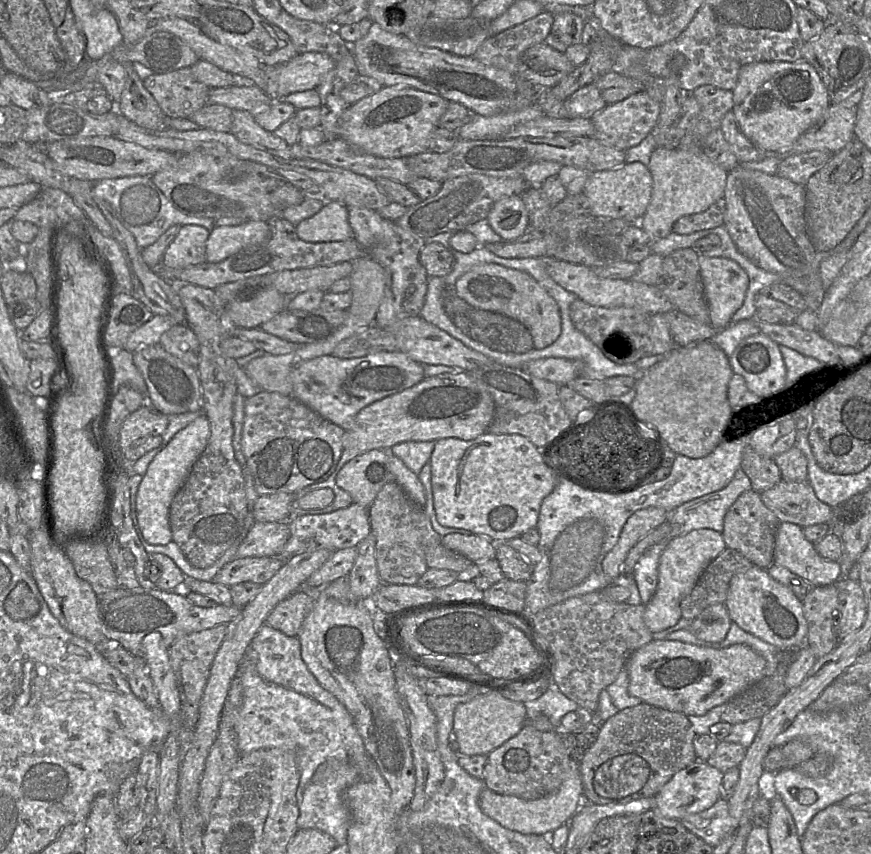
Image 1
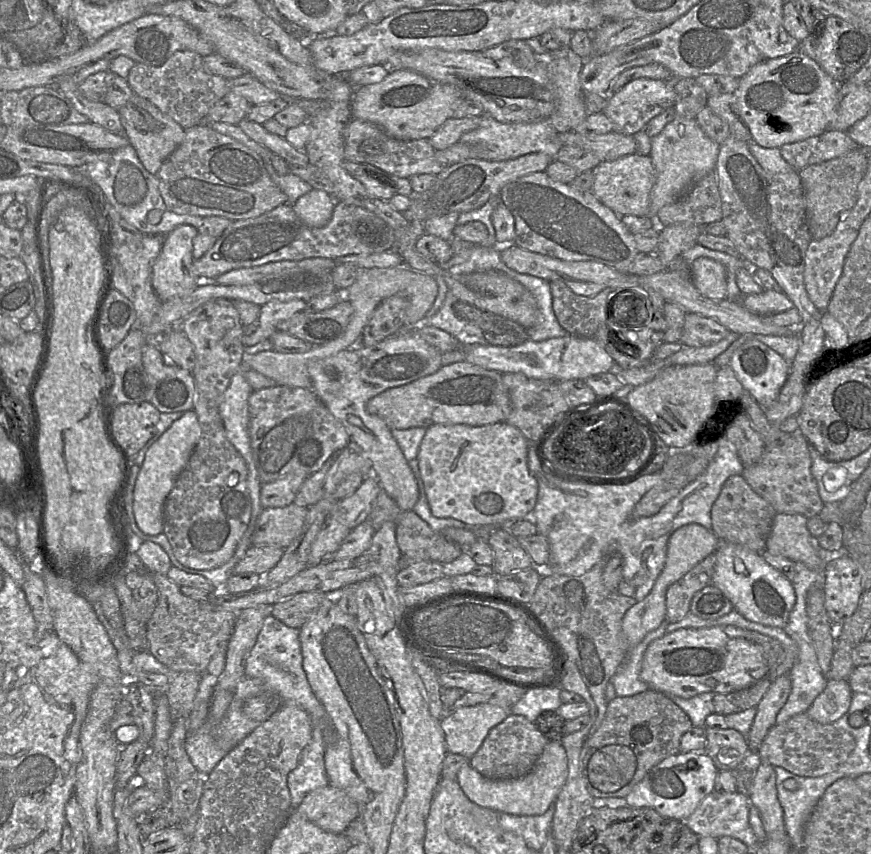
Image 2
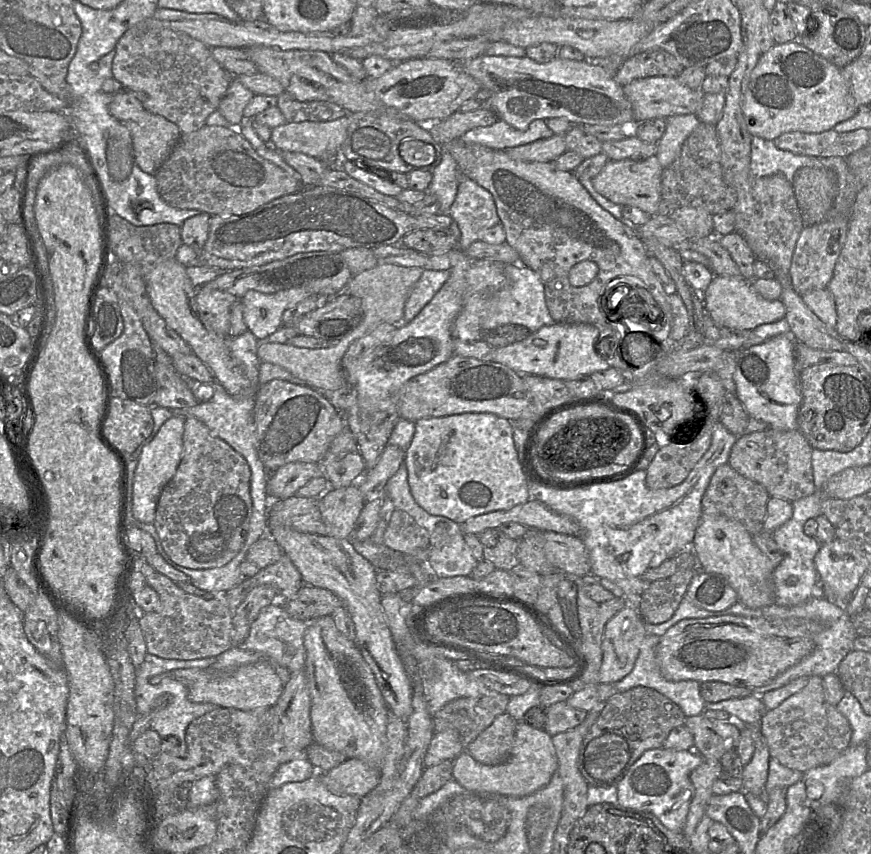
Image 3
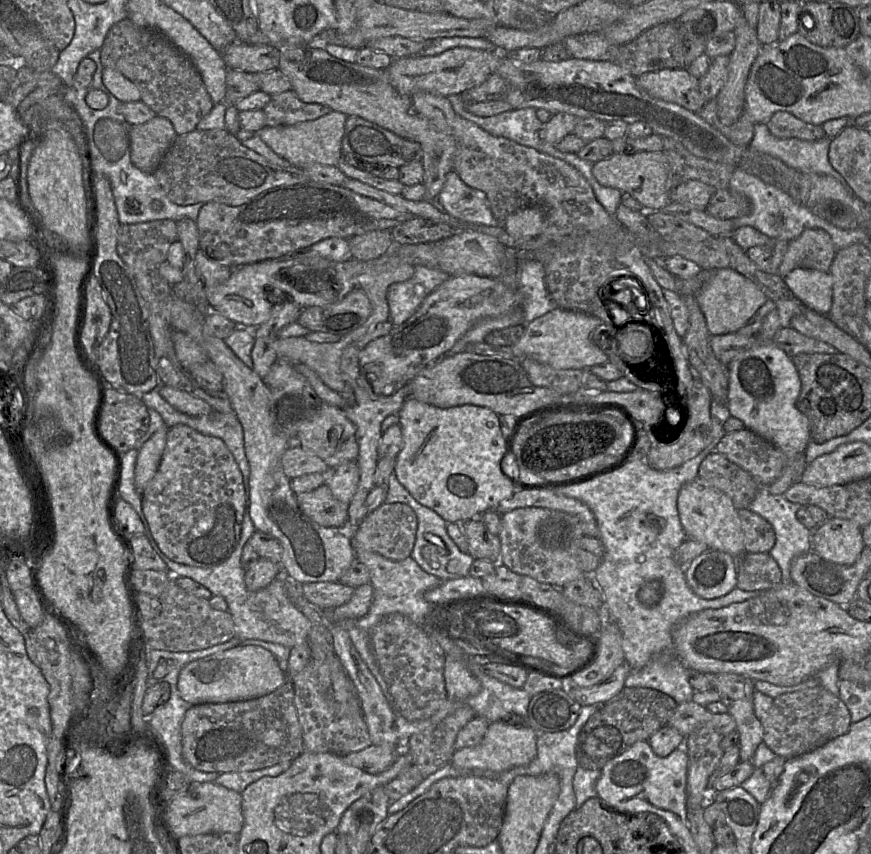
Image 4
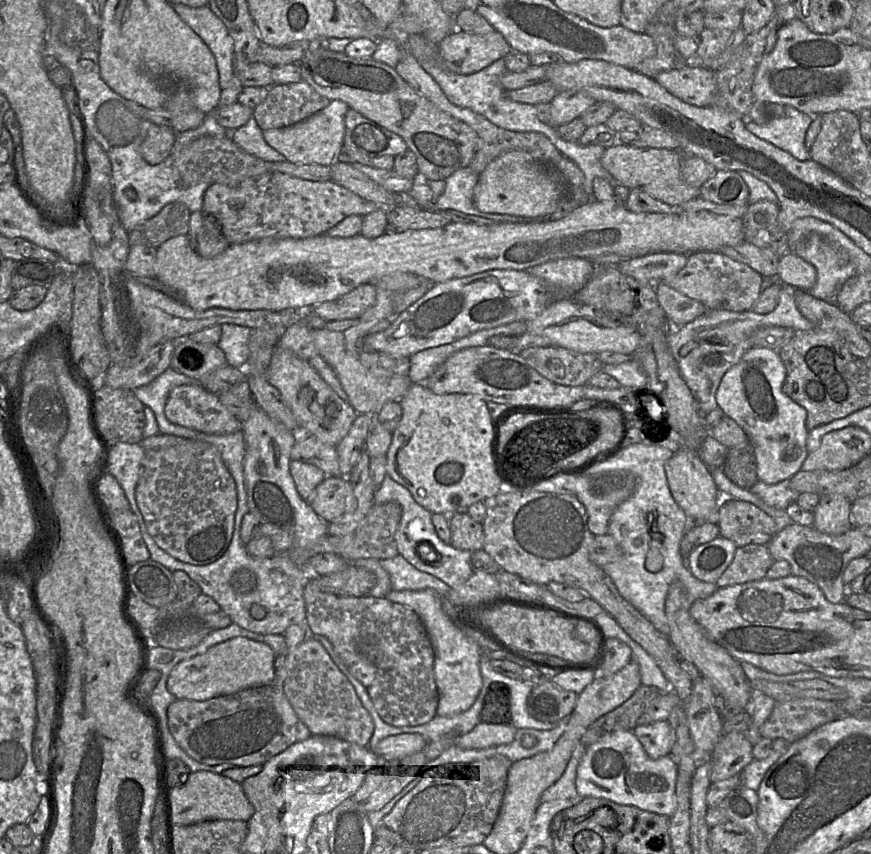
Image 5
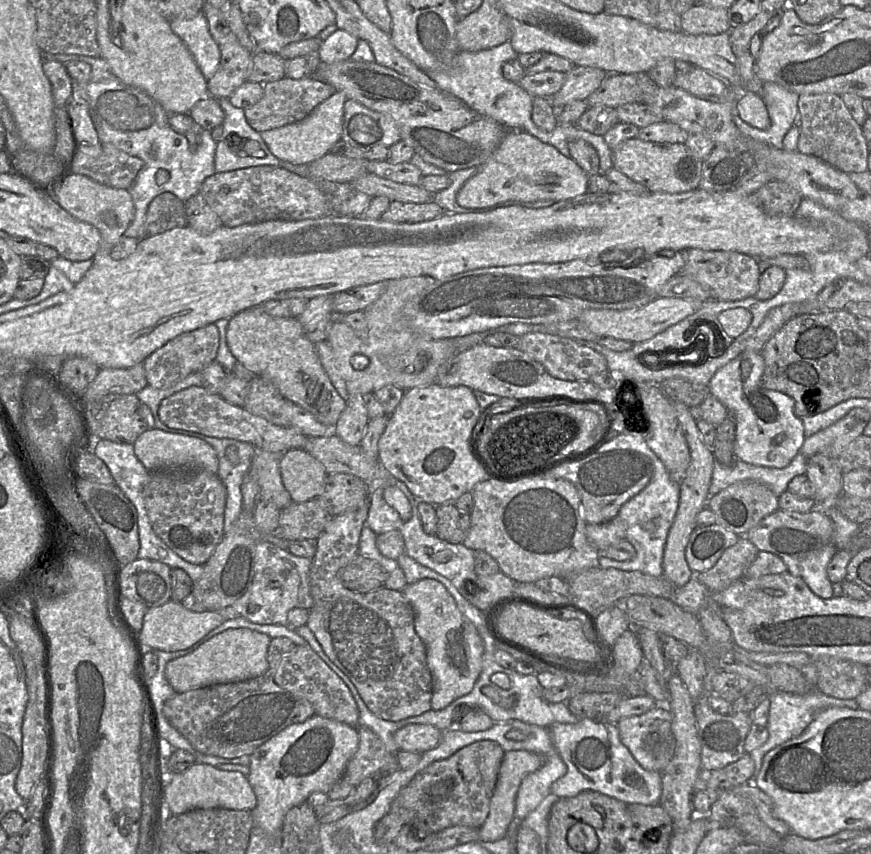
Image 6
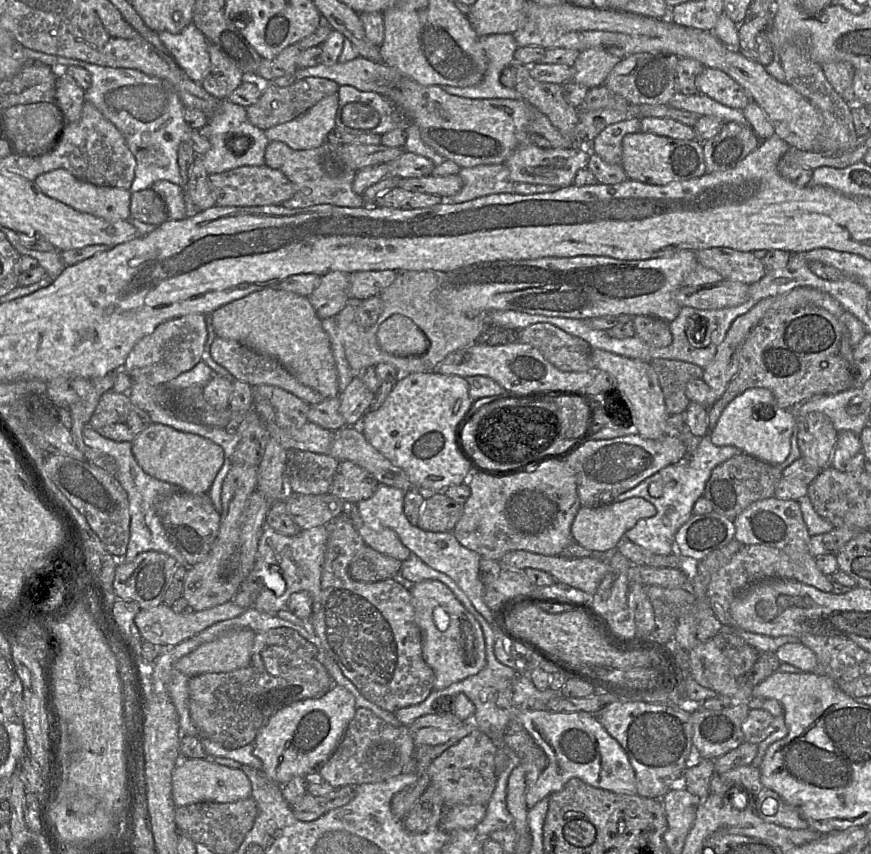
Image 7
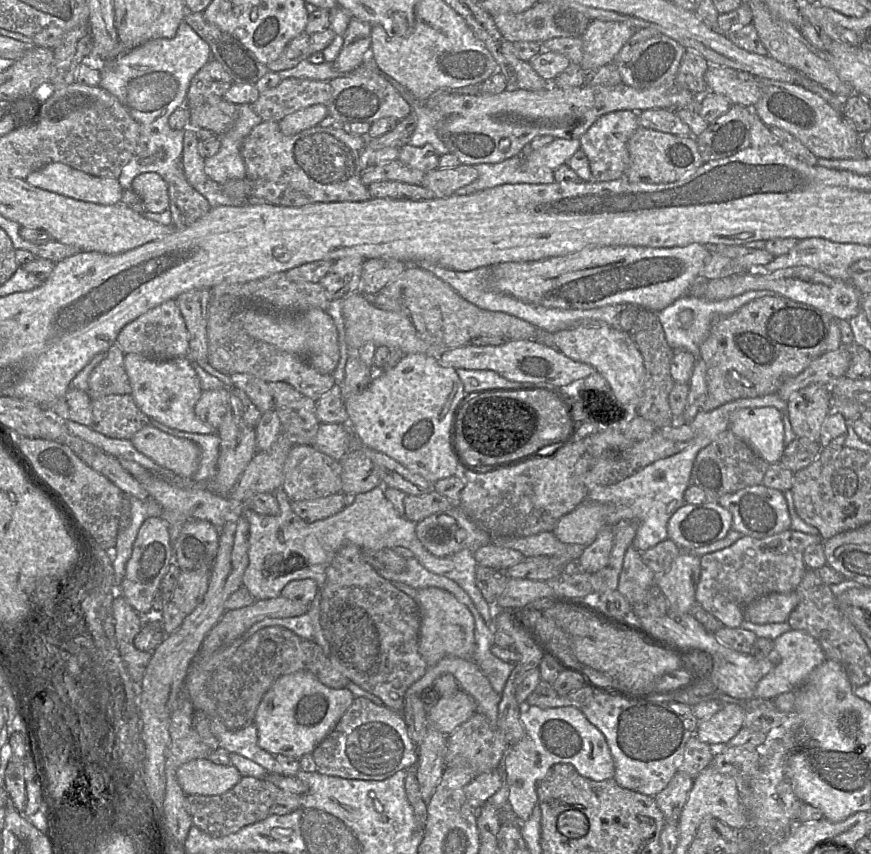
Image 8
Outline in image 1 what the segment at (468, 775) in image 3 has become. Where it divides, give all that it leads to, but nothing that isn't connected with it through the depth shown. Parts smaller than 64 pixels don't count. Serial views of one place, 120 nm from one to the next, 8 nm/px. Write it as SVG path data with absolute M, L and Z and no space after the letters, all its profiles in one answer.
M572 758L570 760L569 777L562 782L555 792L547 796L525 800L512 795L501 795L484 787L479 795L478 804L485 815L507 829L522 834L549 836L557 828L568 824L583 804L583 795L578 762Z

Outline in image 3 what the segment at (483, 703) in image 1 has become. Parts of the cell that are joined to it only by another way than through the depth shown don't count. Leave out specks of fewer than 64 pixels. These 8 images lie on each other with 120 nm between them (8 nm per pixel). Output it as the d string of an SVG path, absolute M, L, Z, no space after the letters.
M456 730L435 733L426 750L423 765L429 767L445 760L456 759L465 750Z

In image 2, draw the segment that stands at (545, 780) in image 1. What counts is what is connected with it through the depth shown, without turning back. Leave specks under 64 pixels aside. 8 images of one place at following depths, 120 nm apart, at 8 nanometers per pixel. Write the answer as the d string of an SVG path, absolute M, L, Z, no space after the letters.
M512 714L489 731L478 751L469 759L470 765L489 779L520 778L532 770L547 742L534 723Z

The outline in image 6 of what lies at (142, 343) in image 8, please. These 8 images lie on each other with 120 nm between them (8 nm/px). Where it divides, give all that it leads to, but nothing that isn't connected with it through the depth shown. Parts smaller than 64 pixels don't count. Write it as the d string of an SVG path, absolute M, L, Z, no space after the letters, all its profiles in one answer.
M213 323L182 333L170 340L143 361L148 385L154 388L167 388L191 373L202 371L215 360L219 348L219 340L219 330Z

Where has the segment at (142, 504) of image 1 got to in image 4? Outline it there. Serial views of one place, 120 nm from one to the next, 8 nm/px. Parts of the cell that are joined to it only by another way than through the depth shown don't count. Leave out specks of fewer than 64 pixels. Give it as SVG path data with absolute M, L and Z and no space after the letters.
M160 427L138 451L135 466L135 486L142 494L148 482L157 472L167 442L169 427Z

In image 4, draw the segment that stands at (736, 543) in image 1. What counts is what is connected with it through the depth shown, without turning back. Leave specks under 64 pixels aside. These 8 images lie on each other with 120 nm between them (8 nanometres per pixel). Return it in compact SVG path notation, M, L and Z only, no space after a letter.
M716 450L702 461L698 477L726 494L737 510L749 508L759 492L758 483L747 471Z

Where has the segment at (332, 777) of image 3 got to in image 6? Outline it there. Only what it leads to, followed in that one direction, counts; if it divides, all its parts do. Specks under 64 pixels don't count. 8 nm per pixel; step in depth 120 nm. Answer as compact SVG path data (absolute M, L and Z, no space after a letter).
M408 724L394 734L398 750L424 753L438 746L443 732L429 724Z

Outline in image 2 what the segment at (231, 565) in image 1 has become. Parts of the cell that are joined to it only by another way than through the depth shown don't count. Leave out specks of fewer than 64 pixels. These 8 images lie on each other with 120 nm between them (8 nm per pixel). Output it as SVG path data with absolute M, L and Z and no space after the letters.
M251 545L244 557L235 565L232 574L254 573L261 575L268 572L281 559L282 548L275 546Z

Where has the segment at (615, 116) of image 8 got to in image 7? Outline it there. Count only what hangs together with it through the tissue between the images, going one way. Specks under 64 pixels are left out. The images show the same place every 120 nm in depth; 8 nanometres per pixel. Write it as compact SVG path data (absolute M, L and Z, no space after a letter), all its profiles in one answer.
M630 117L610 124L593 139L594 153L609 164L621 164L624 136L639 131L640 117Z

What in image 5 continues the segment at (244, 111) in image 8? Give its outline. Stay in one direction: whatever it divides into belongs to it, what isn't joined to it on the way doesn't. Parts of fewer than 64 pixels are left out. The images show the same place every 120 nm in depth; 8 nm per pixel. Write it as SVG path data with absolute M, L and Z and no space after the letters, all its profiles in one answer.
M252 117L235 130L232 141L245 152L267 162L284 162L286 158L264 140L263 131Z

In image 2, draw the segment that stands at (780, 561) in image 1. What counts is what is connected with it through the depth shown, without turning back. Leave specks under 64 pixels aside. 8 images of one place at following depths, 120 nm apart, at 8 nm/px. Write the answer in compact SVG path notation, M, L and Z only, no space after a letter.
M777 513L767 539L767 550L774 555L783 556L794 563L803 563L809 569L822 573L830 554L820 547L817 538L807 529L806 522L807 518L800 514Z

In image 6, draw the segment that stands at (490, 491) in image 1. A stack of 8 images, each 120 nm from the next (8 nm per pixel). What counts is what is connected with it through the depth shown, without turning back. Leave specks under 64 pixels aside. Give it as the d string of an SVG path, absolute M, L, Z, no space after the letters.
M434 381L426 386L415 386L409 388L404 391L403 397L394 412L387 416L385 430L378 442L379 462L388 474L405 483L410 492L419 501L427 502L435 506L445 503L453 503L462 494L472 492L476 484L489 479L485 466L477 455L475 449L475 440L479 432L473 433L481 413L481 408L476 400L473 390L467 386L441 386Z

